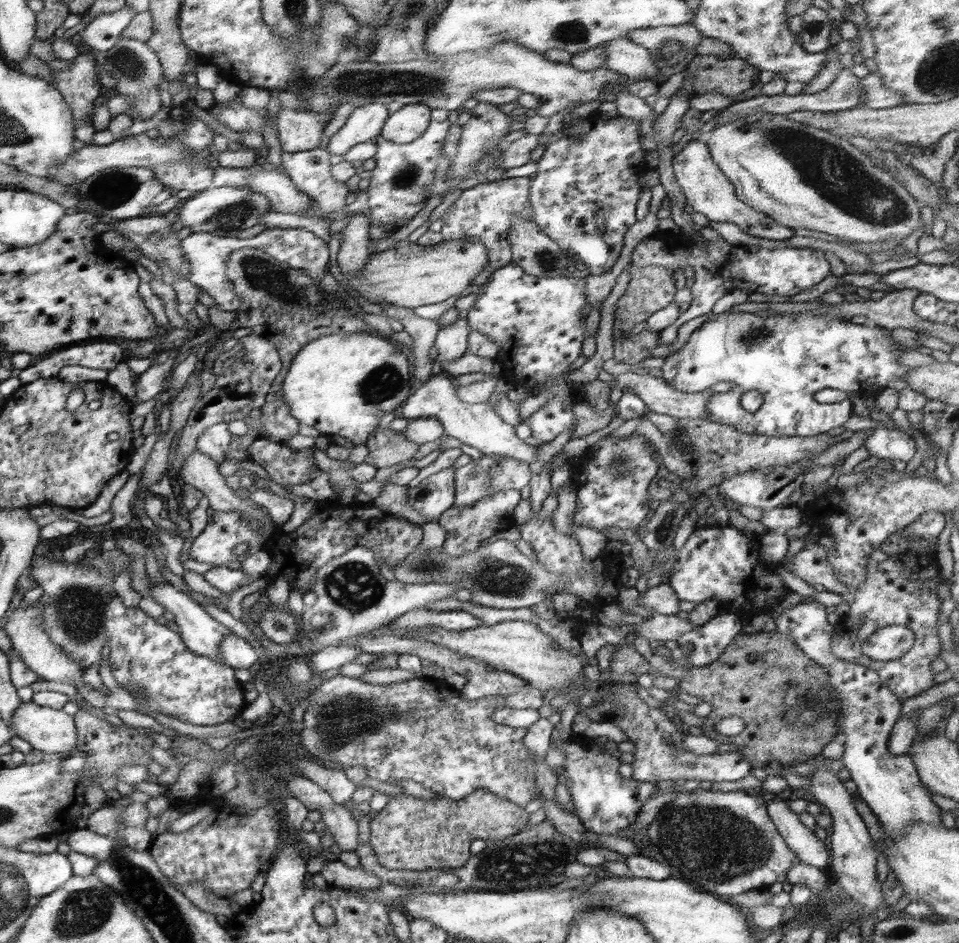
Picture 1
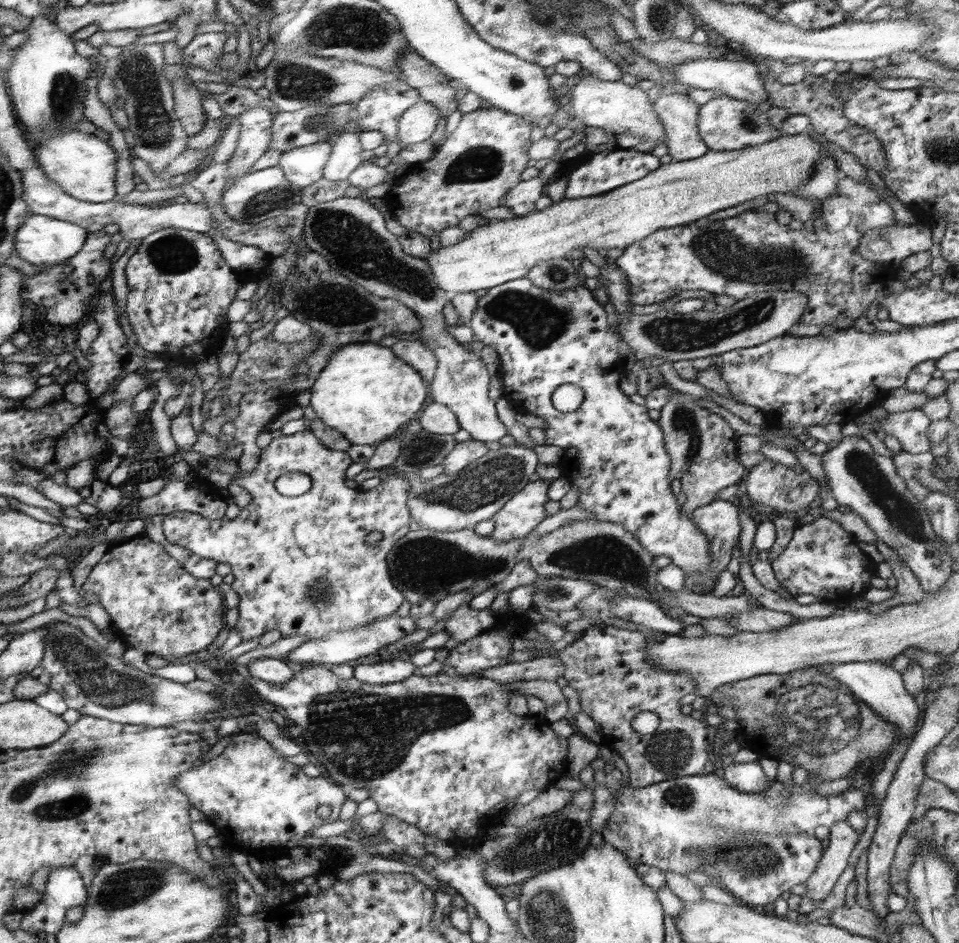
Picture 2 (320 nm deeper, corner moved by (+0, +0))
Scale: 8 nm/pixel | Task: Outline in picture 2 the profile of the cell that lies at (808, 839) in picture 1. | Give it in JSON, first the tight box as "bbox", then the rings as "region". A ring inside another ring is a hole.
{"bbox":[724,761,772,794],"region":[[[758,761],[731,763],[724,770],[724,780],[748,794],[764,792],[772,784]]]}

